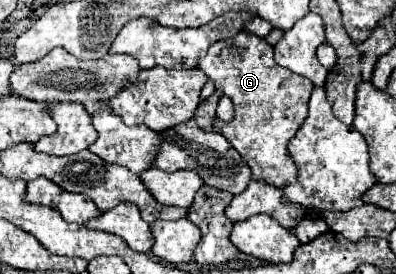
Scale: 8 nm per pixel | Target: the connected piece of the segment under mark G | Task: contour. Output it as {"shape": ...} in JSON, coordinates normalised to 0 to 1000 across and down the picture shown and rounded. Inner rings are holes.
{"shape":[[[611,113],[591,142],[540,157],[520,208],[505,215],[500,245],[545,303],[545,325],[561,325],[591,376],[591,442],[566,449],[545,434],[540,478],[566,493],[581,529],[596,536],[636,617],[636,653],[662,653],[702,690],[722,682],[722,668],[742,668],[753,624],[722,536],[778,420],[778,361],[793,303],[722,245],[707,245],[692,223],[687,172],[662,135]]]}

